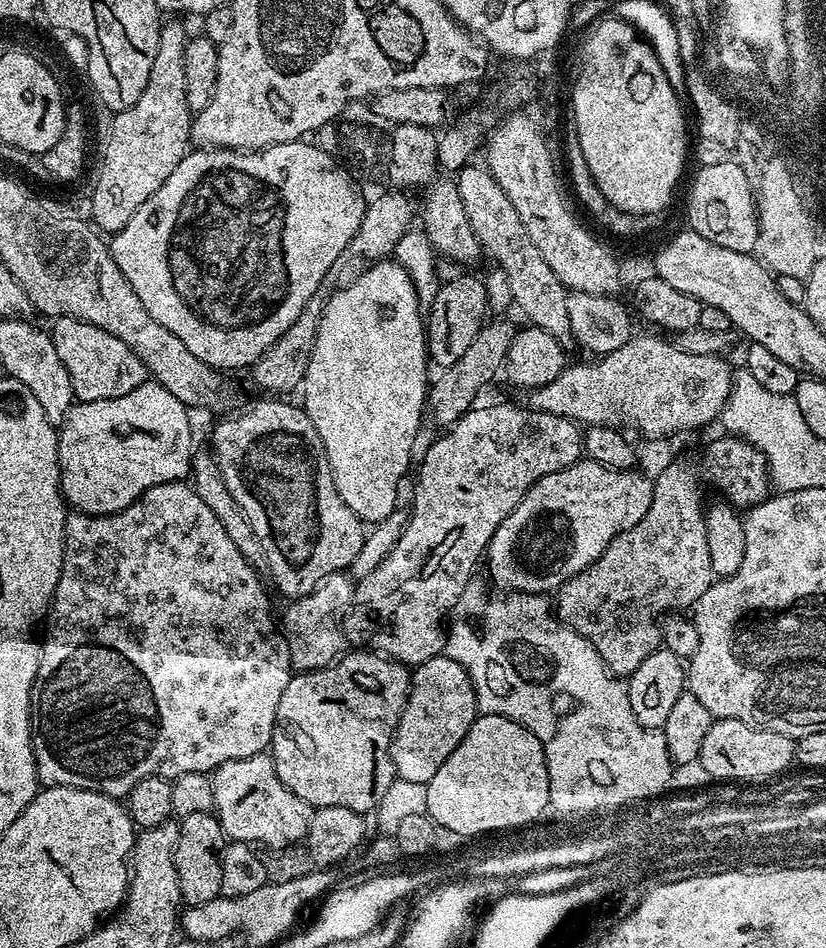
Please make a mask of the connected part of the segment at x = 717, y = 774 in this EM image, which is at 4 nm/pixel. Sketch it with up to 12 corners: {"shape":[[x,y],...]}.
{"shape":[[713,719],[699,767],[716,782],[789,771],[794,740]]}

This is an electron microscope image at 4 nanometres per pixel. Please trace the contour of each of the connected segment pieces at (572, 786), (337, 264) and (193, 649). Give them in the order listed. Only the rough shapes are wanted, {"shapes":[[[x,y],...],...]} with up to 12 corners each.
{"shapes":[[[469,587],[446,654],[559,808],[671,785],[663,731],[543,595]],[[405,193],[367,203],[358,233],[327,271],[333,292],[385,259],[409,231]],[[187,483],[69,511],[41,785],[271,745],[294,669]]]}

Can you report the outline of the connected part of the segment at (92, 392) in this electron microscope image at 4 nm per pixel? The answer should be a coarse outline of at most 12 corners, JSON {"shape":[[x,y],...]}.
{"shape":[[62,316],[50,328],[77,401],[122,398],[144,363],[114,334]]}

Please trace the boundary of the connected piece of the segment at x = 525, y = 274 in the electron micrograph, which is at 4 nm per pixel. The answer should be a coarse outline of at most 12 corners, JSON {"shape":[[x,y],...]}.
{"shape":[[487,167],[455,177],[481,249],[534,328],[573,347],[569,289]]}

